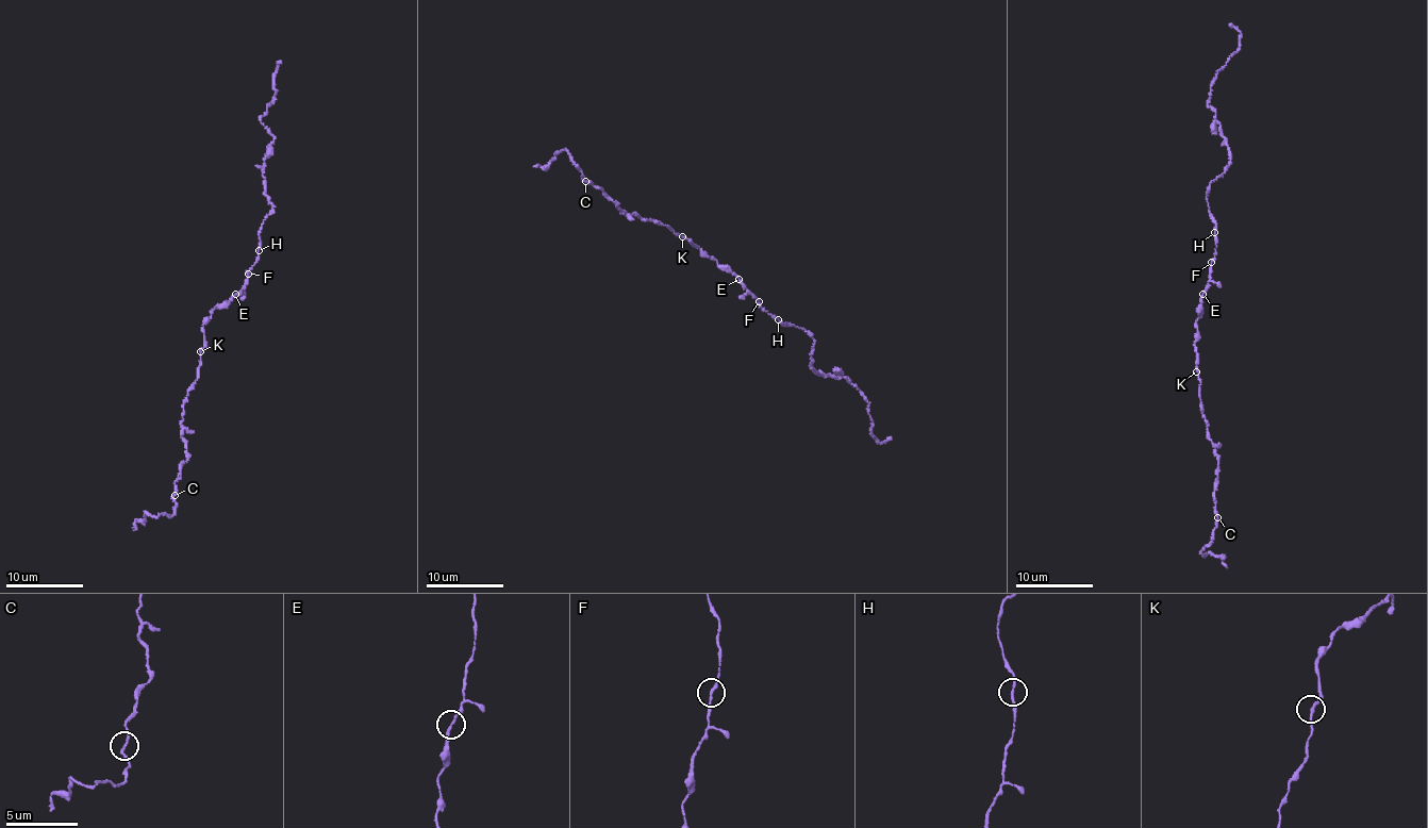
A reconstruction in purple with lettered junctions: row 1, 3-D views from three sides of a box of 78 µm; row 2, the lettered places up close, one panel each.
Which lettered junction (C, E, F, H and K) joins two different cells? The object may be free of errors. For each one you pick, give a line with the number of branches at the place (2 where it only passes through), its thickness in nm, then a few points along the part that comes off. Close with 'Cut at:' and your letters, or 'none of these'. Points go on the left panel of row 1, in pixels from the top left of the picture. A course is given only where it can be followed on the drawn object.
C: branches 2; calibre 160 nm; course (173, 496), (176, 513), (152, 517), (146, 512), (143, 520), (135, 523), (133, 530)
Cut at: C

